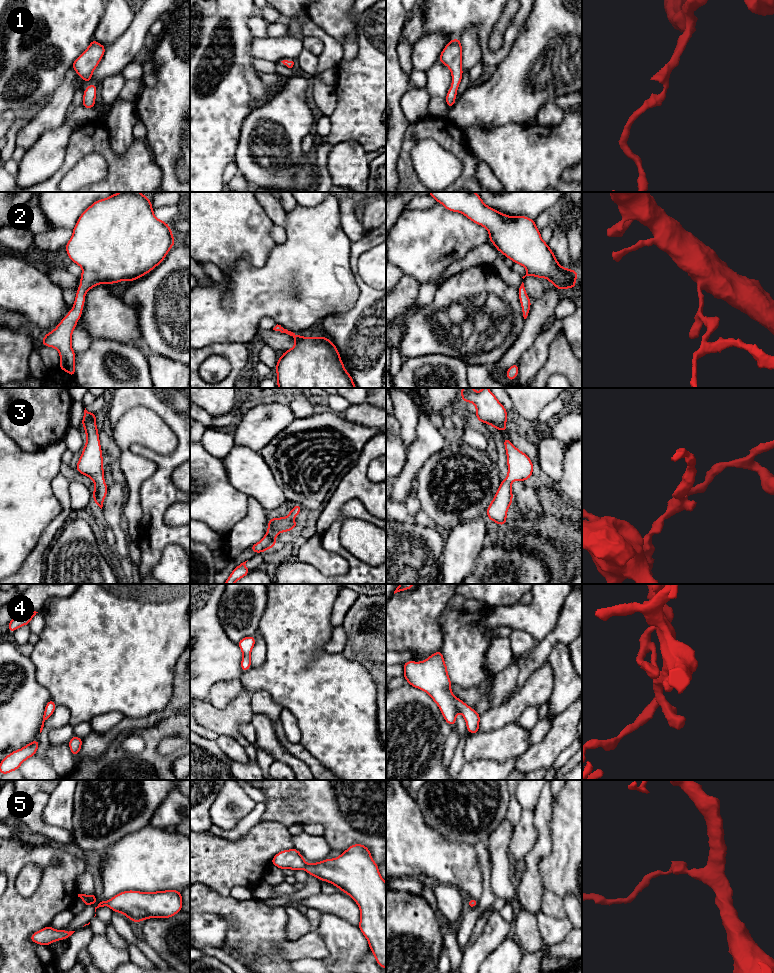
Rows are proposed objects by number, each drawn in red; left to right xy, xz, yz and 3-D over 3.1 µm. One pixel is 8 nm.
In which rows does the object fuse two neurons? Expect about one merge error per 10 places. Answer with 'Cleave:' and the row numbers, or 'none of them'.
Cleave: none of them

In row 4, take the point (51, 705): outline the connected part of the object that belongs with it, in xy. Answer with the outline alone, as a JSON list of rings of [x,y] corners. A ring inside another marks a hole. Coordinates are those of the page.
[[[50,699],[47,704],[46,704],[46,707],[45,707],[45,710],[44,710],[44,715],[43,715],[43,721],[42,721],[42,725],[41,725],[41,728],[40,728],[40,733],[42,732],[43,730],[43,727],[44,727],[44,722],[53,715],[54,713],[54,710],[56,709],[56,704],[55,702]]]

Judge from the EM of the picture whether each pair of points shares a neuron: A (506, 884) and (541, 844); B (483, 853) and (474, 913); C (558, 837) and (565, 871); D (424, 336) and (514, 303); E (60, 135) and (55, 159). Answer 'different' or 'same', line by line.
A: different
B: same
C: same
D: same
E: same

